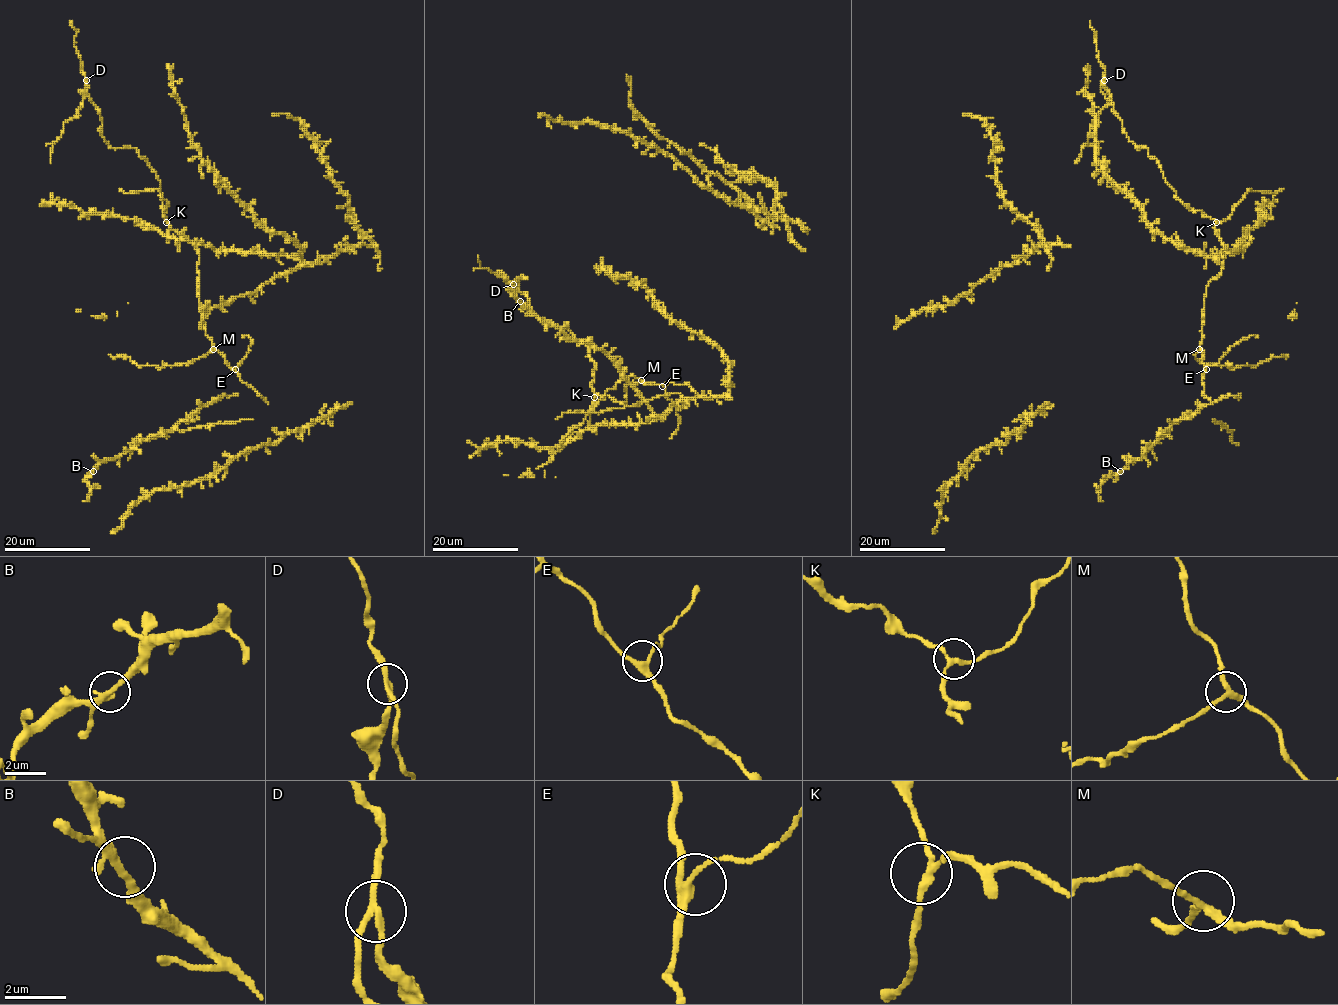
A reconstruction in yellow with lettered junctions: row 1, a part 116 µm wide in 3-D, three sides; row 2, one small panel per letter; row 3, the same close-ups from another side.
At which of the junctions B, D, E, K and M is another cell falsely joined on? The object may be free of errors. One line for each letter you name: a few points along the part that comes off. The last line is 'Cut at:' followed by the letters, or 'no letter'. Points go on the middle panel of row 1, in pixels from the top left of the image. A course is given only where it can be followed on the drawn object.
D: foreign part runs (513, 284), (511, 291), (504, 279), (483, 269), (477, 256)
Cut at: D

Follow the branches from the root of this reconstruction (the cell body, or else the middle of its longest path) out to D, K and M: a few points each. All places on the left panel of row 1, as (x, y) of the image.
D: (259, 394), (206, 334), (198, 250), (165, 217), (156, 173), (135, 148), (111, 148), (104, 140), (85, 81)
K: (259, 394), (240, 379), (206, 334), (198, 298), (198, 250), (166, 222)
M: (259, 394), (213, 349)

